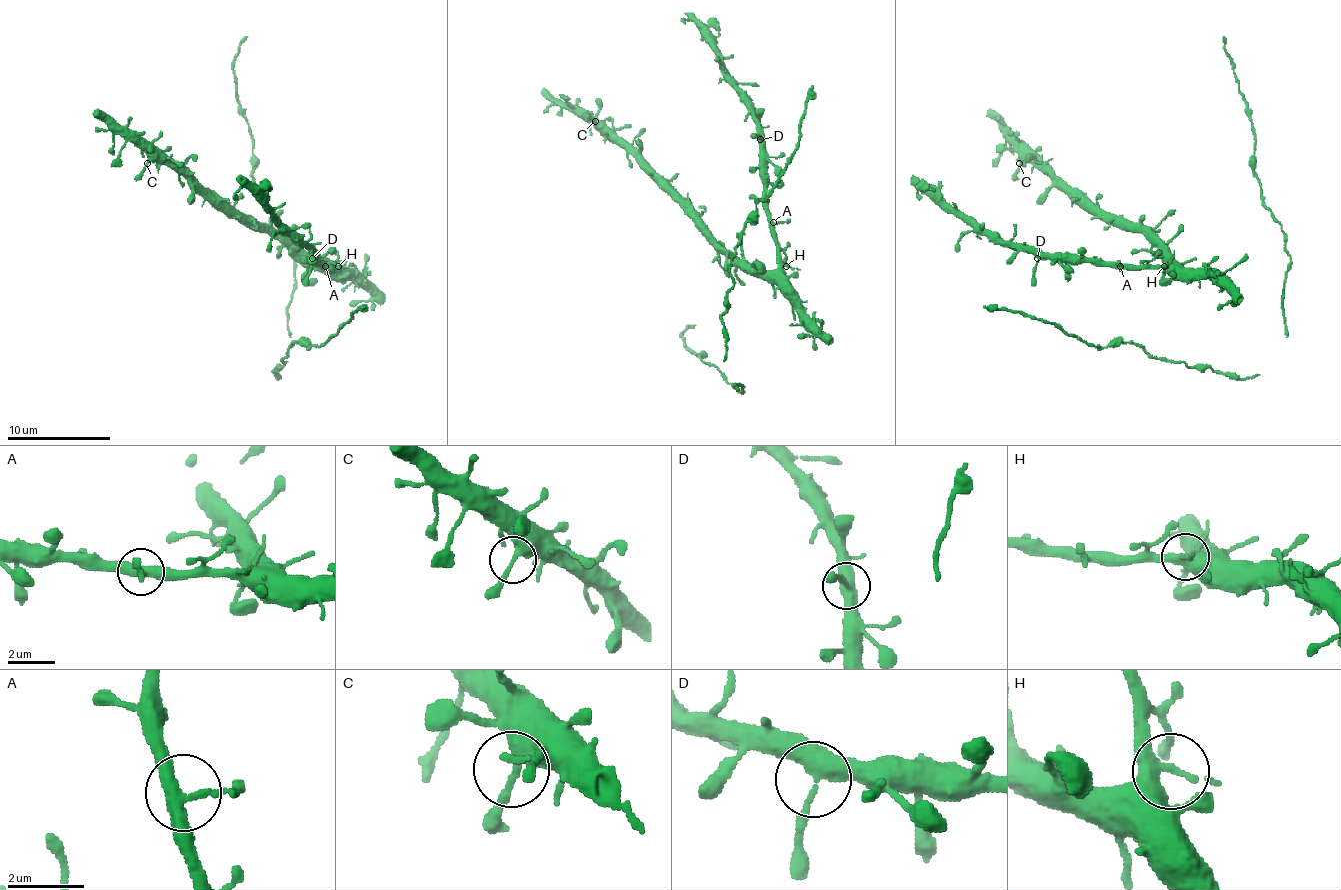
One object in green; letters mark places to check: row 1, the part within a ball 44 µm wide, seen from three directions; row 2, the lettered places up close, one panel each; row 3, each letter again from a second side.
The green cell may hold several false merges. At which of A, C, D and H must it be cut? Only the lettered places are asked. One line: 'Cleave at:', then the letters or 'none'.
Cleave at: none

